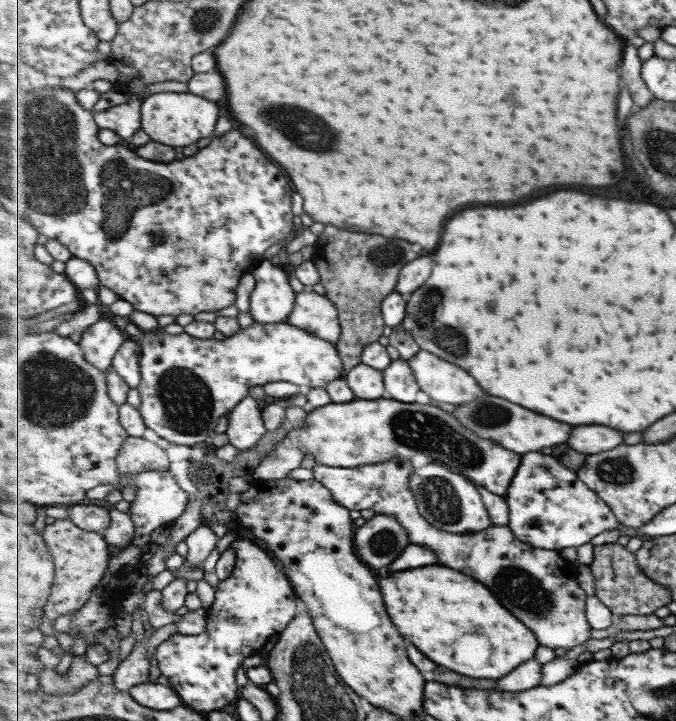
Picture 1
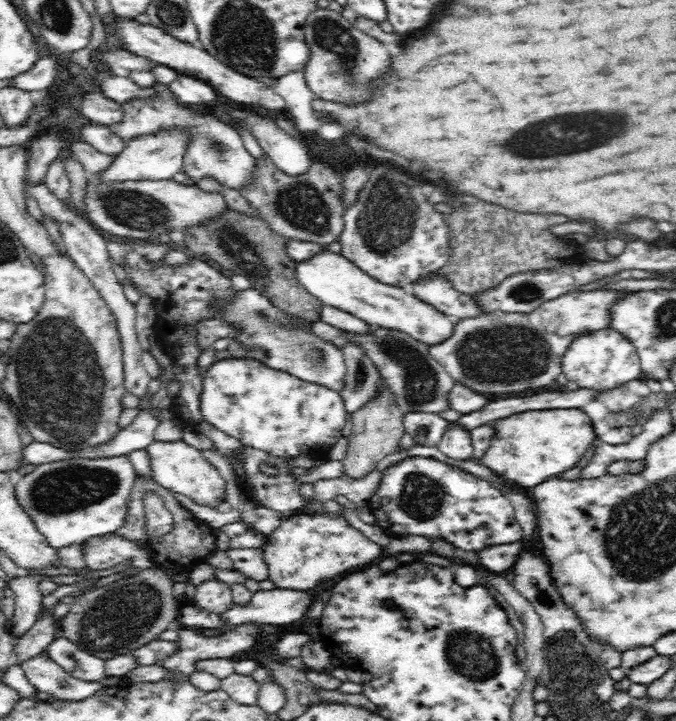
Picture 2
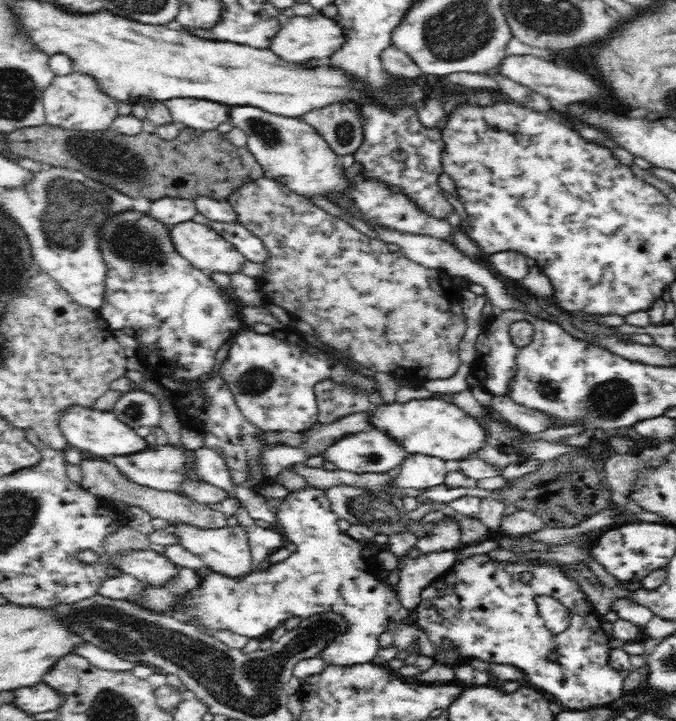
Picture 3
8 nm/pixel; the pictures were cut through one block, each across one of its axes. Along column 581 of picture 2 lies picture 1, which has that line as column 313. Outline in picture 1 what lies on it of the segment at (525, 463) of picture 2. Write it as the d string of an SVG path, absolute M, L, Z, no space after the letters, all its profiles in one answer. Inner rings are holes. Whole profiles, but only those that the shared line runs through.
M356 398L351 402L332 402L310 411L303 426L293 430L290 428L288 432L287 438L279 442L275 450L255 468L254 480L287 478L309 454L313 454L321 465L355 468L393 459L411 459L422 452L430 461L447 465L455 472L470 477L476 485L506 497L522 462L521 454L493 444L491 440L479 438L469 428L463 428L461 420L437 406L405 403L391 398Z

